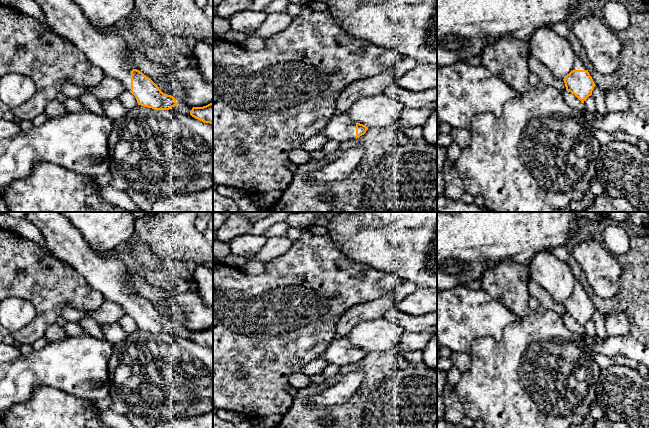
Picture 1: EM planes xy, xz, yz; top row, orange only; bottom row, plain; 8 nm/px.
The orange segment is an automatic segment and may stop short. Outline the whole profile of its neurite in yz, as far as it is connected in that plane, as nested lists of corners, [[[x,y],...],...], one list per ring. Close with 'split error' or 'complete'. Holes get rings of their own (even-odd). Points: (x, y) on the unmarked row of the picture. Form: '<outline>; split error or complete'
[[[576,280],[573,294],[564,301],[566,314],[574,318],[582,327],[592,319],[596,310],[584,285]]]; split error

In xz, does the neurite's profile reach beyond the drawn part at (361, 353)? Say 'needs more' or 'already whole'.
needs more

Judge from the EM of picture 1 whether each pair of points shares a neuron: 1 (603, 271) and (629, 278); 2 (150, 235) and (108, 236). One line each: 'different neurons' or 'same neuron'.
1: different neurons
2: different neurons

